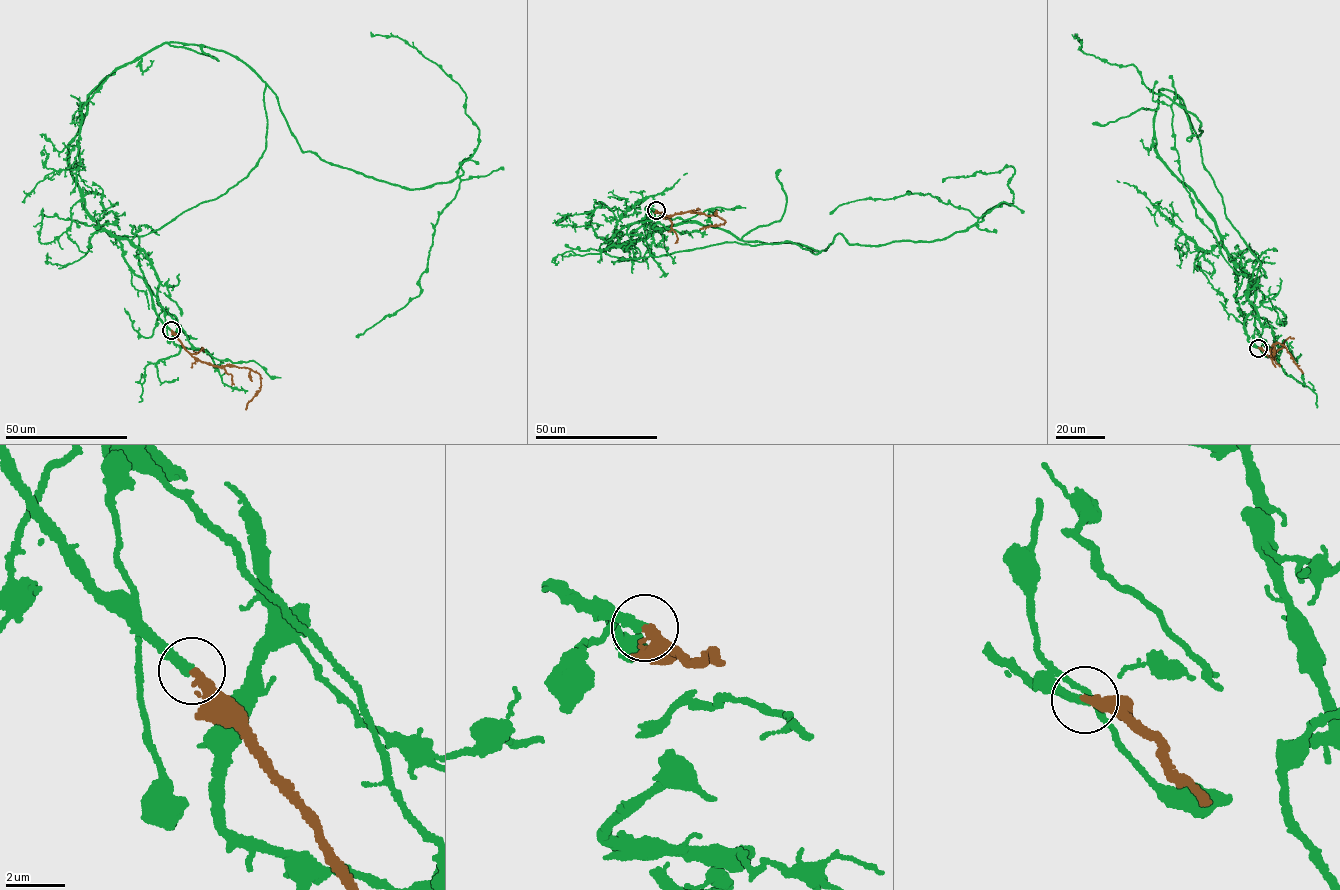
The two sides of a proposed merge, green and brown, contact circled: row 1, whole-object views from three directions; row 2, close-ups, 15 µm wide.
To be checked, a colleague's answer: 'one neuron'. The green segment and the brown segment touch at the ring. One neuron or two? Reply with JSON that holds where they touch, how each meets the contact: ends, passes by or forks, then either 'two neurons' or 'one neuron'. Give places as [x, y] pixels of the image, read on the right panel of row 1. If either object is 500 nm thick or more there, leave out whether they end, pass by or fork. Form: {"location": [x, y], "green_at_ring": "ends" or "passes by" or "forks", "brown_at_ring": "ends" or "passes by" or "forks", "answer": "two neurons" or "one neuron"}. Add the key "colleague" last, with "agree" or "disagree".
{"location": [1258, 348], "green_at_ring": "ends", "brown_at_ring": "ends", "answer": "one neuron", "colleague": "agree"}

